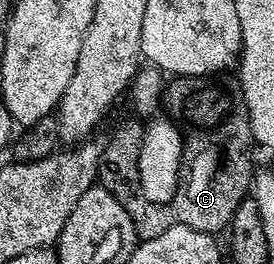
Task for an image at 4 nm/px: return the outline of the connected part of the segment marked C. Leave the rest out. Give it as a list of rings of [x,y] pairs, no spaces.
[[[203,75],[173,77],[168,80],[163,91],[163,103],[167,108],[173,107],[171,118],[183,132],[183,154],[181,157],[181,180],[177,186],[175,197],[166,203],[149,203],[141,195],[139,185],[139,149],[141,148],[140,126],[125,123],[113,136],[104,140],[101,148],[101,160],[97,166],[97,178],[100,186],[105,187],[123,205],[125,212],[133,223],[133,231],[141,234],[142,240],[154,239],[172,227],[190,227],[208,235],[216,236],[217,231],[224,232],[233,219],[235,209],[250,194],[250,183],[253,180],[255,163],[253,163],[253,130],[245,106],[245,98],[241,96],[236,86],[228,87],[225,83]]]

